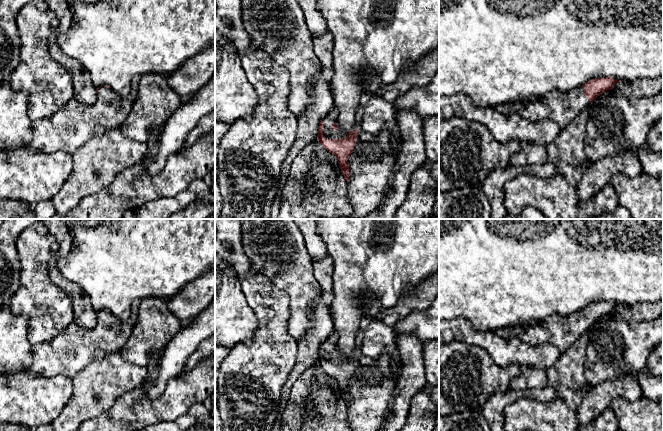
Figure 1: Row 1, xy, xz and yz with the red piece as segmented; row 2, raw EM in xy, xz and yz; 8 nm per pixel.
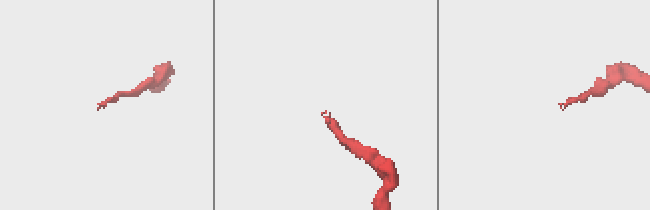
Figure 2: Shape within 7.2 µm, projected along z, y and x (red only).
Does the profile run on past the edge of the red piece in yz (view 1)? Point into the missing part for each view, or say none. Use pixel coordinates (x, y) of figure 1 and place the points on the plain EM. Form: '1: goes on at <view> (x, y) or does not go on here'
1: goes on at yz (561, 331)

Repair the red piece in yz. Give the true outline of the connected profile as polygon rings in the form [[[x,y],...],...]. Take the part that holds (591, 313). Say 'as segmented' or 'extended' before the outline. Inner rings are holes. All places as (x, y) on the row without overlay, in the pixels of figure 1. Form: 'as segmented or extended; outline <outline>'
extended; outline [[[603,301],[589,304],[568,316],[553,315],[535,325],[524,326],[518,337],[531,346],[552,344],[564,353],[601,317],[611,314],[616,306],[622,305]]]

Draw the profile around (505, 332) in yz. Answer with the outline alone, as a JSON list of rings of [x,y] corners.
[[[509,326],[503,328],[496,328],[494,332],[503,338],[509,338],[510,336],[518,337],[524,331],[524,326]]]

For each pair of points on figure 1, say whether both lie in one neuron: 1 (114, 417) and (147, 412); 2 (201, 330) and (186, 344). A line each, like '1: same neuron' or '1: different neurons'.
1: same neuron
2: same neuron

